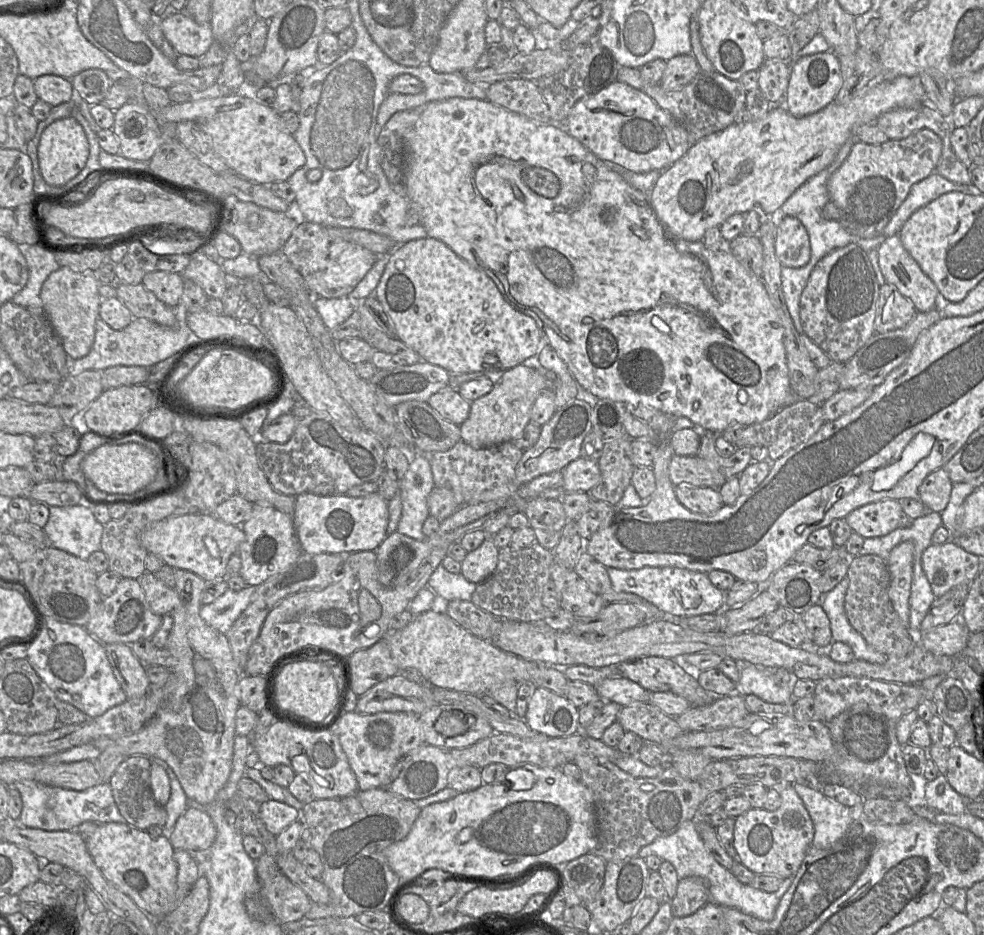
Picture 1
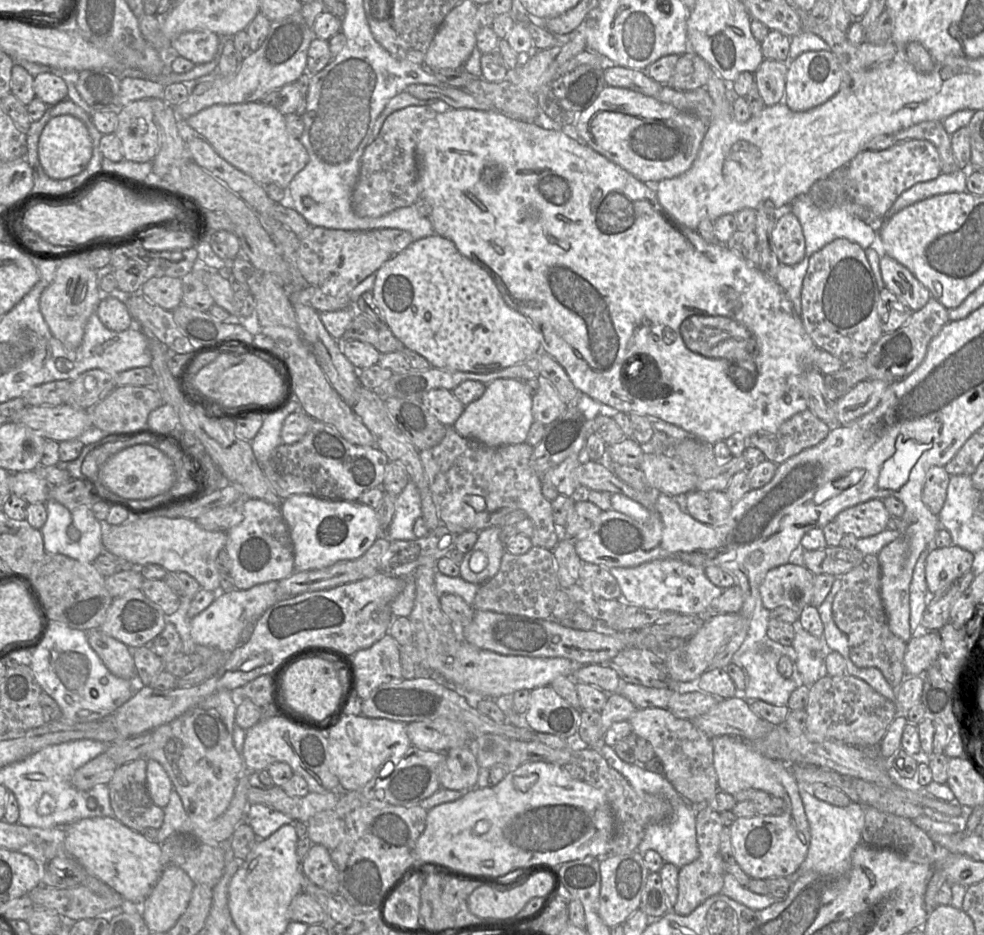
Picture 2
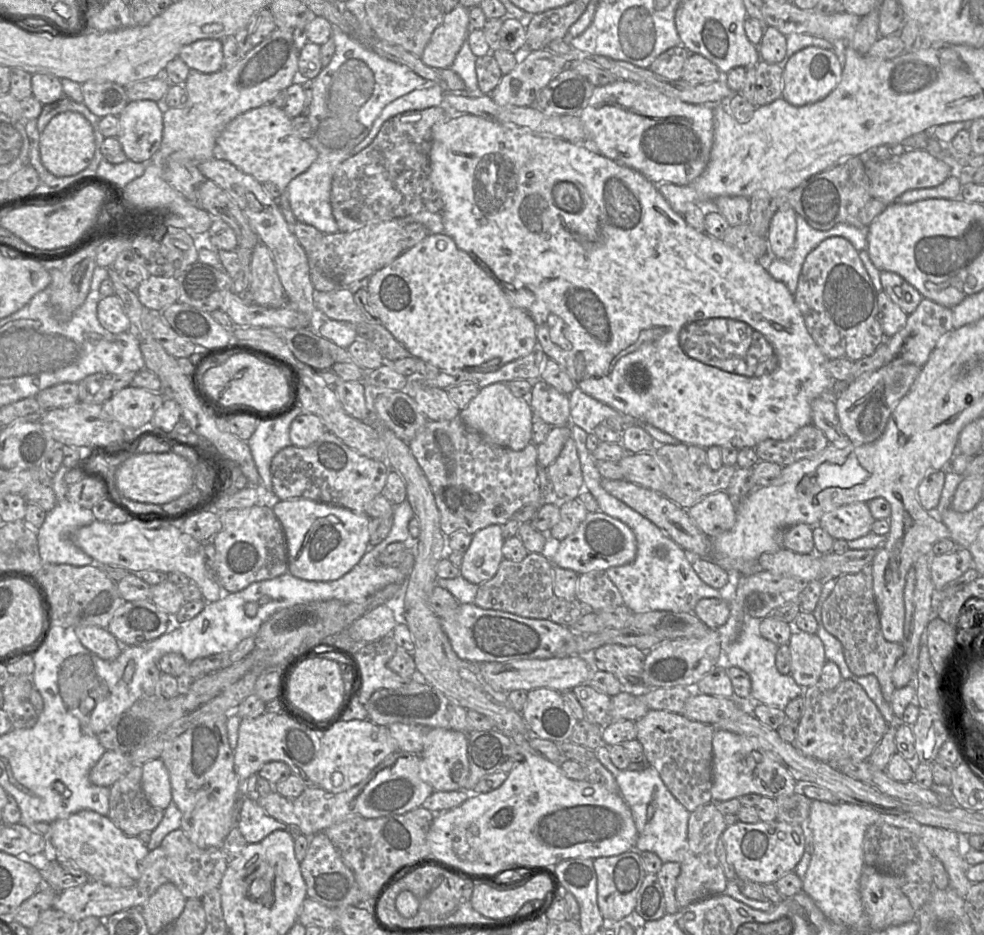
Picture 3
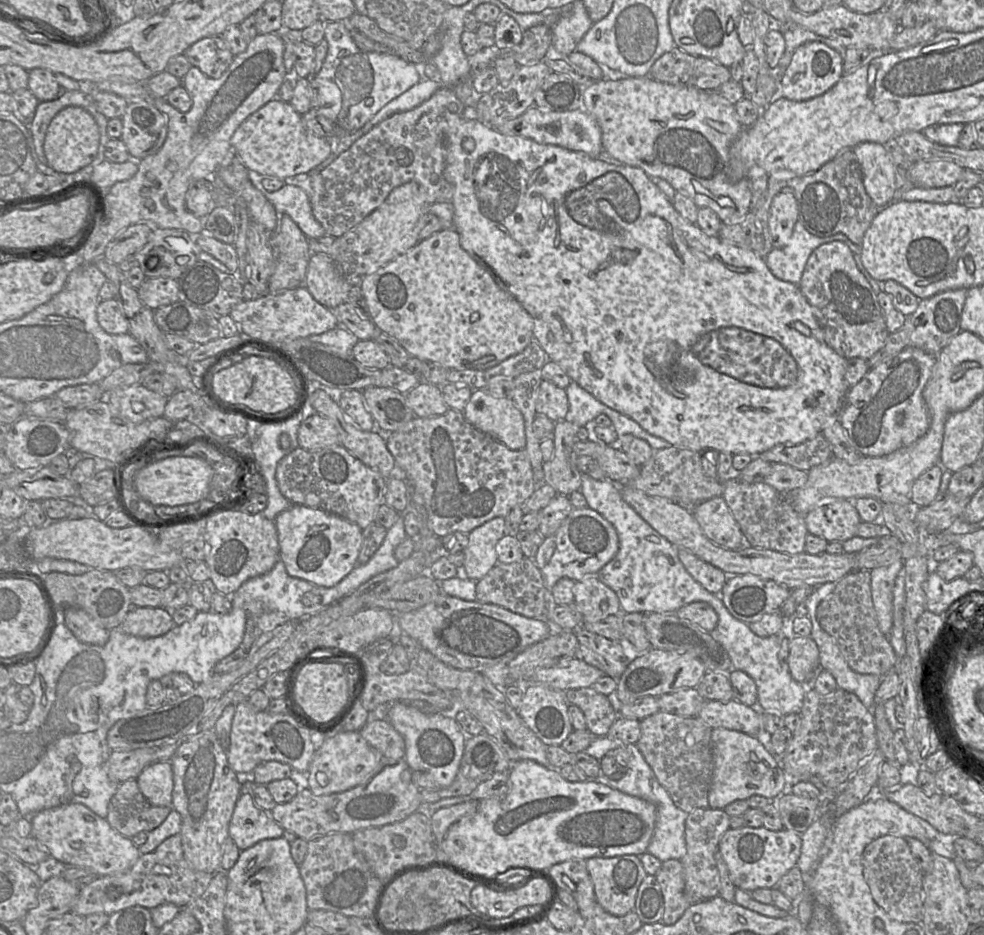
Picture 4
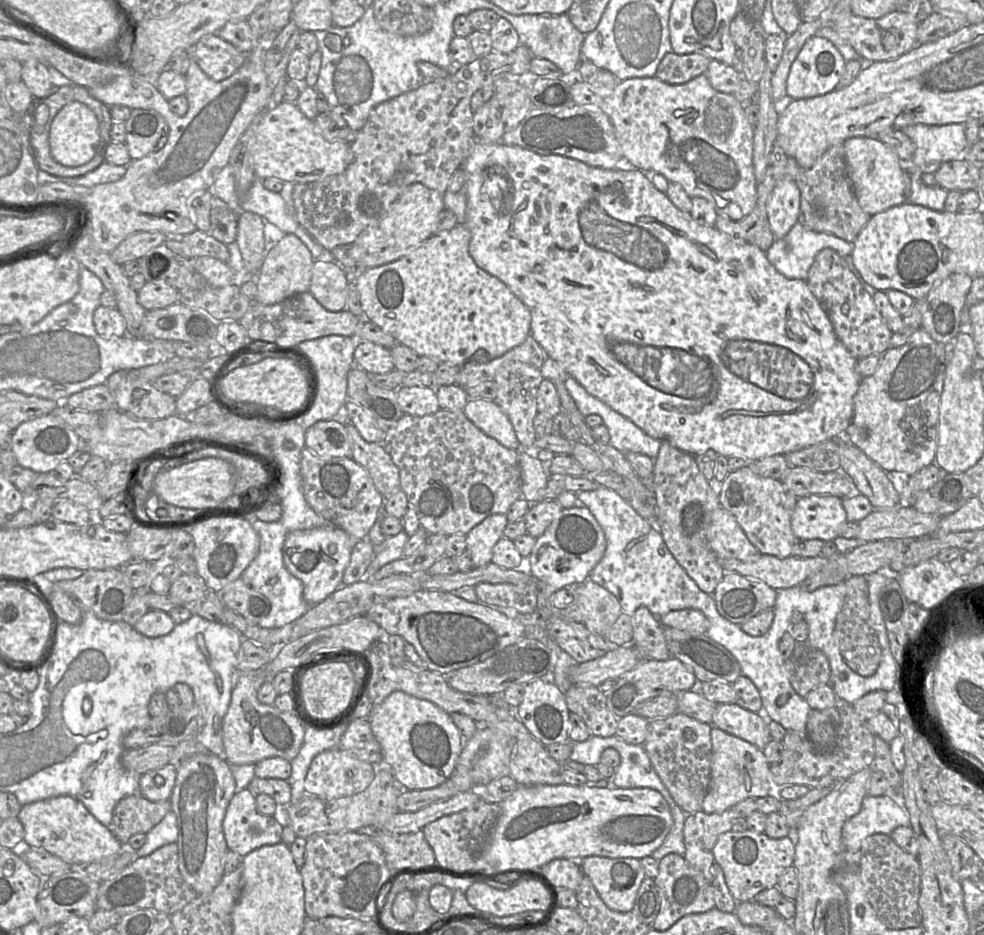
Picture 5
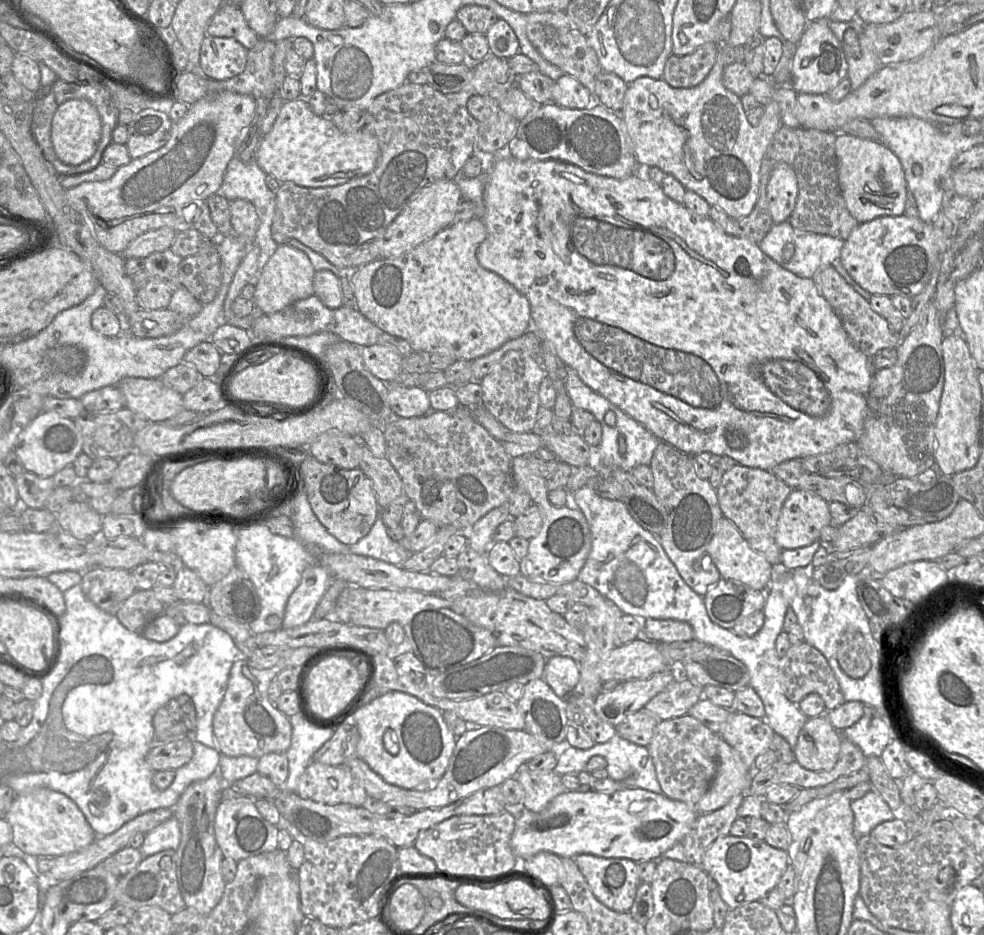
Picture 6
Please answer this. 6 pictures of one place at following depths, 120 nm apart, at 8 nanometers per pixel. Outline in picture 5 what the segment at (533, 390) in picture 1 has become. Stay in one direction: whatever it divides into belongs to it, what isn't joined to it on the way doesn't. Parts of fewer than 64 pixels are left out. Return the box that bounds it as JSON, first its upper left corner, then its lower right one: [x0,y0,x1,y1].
[463,399,521,450]

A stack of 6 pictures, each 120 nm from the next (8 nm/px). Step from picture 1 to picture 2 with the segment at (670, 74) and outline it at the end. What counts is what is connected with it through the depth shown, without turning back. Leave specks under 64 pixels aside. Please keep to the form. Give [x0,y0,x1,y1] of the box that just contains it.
[668,51,712,90]

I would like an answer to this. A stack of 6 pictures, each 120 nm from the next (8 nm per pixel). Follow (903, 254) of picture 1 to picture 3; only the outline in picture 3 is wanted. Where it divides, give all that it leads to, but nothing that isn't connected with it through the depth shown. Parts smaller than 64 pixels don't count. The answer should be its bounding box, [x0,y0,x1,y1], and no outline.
[881,271,923,314]

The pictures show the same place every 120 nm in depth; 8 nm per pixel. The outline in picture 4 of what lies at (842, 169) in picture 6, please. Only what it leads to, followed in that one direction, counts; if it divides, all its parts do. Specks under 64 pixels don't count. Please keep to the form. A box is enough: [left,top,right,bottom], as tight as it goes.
[852,142,898,209]

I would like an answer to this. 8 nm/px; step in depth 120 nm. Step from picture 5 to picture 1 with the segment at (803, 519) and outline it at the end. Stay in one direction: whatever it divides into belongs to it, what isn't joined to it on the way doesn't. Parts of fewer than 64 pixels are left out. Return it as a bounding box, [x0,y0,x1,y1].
[845,499,903,538]

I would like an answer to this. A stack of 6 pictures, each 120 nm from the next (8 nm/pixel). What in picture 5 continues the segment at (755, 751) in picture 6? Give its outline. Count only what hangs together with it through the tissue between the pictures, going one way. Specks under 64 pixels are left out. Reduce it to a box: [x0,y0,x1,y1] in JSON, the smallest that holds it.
[712,703,770,750]

